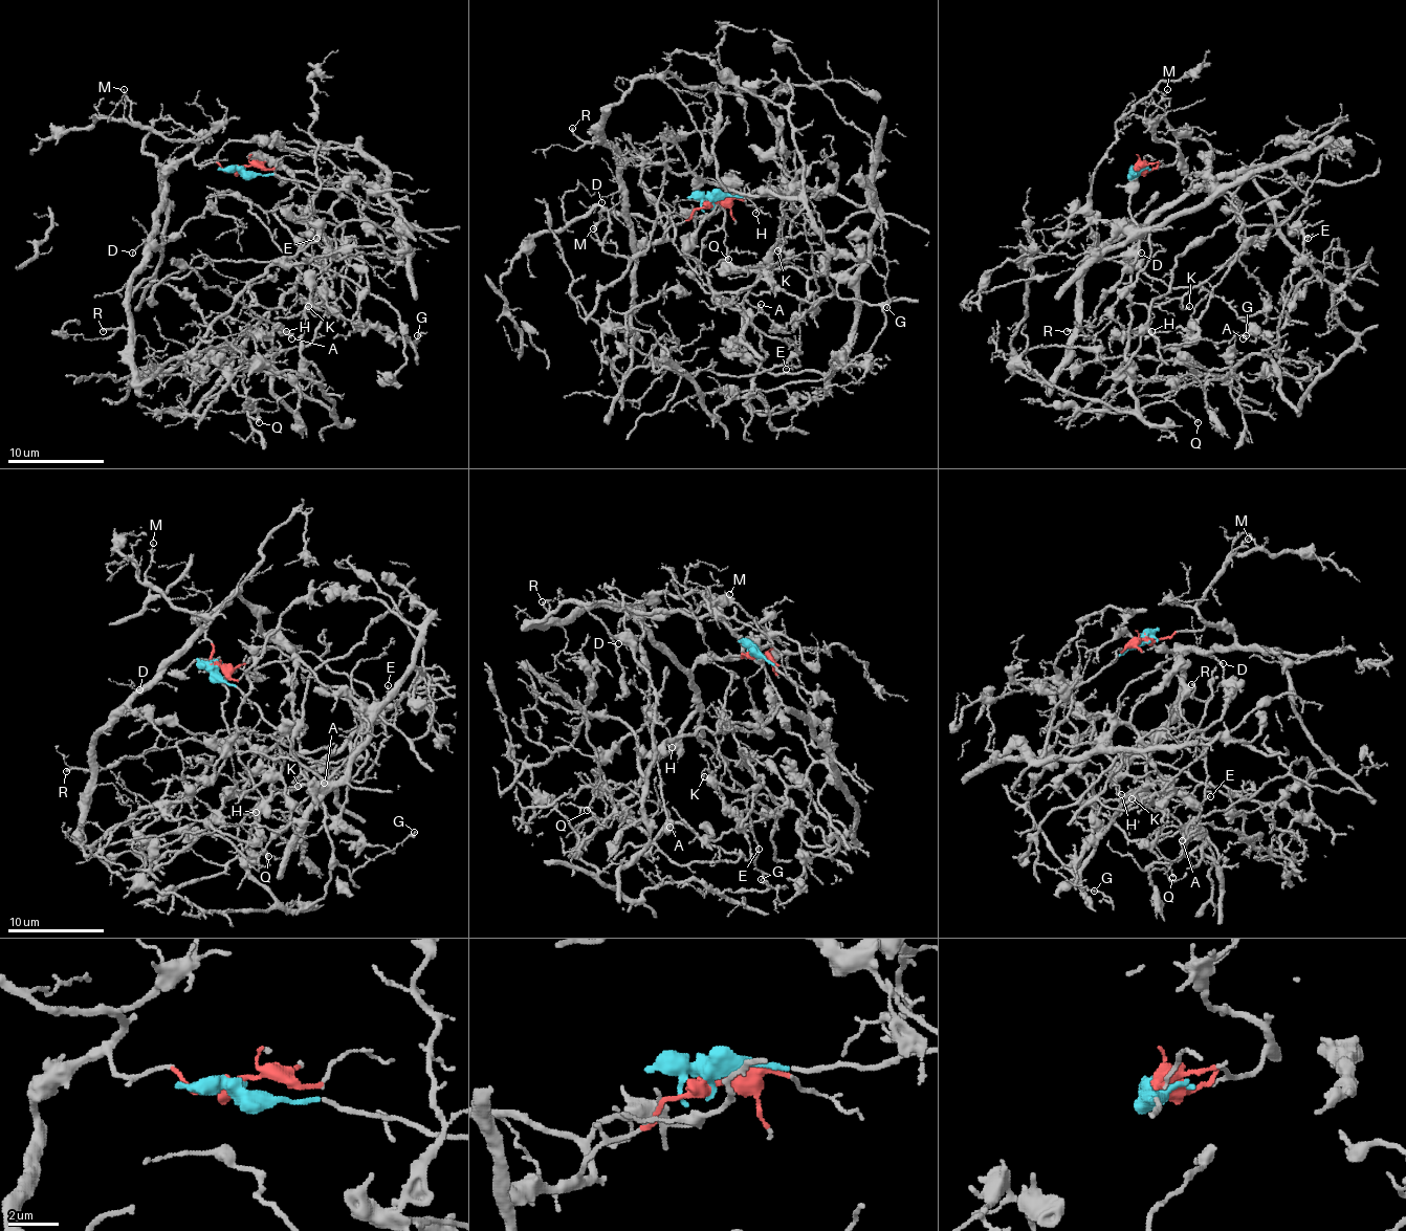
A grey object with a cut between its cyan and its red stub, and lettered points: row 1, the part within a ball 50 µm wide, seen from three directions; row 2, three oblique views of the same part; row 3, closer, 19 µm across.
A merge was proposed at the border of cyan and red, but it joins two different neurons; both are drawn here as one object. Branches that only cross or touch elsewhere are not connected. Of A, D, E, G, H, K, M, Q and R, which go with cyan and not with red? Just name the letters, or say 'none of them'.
A, E, G, H, K, Q

